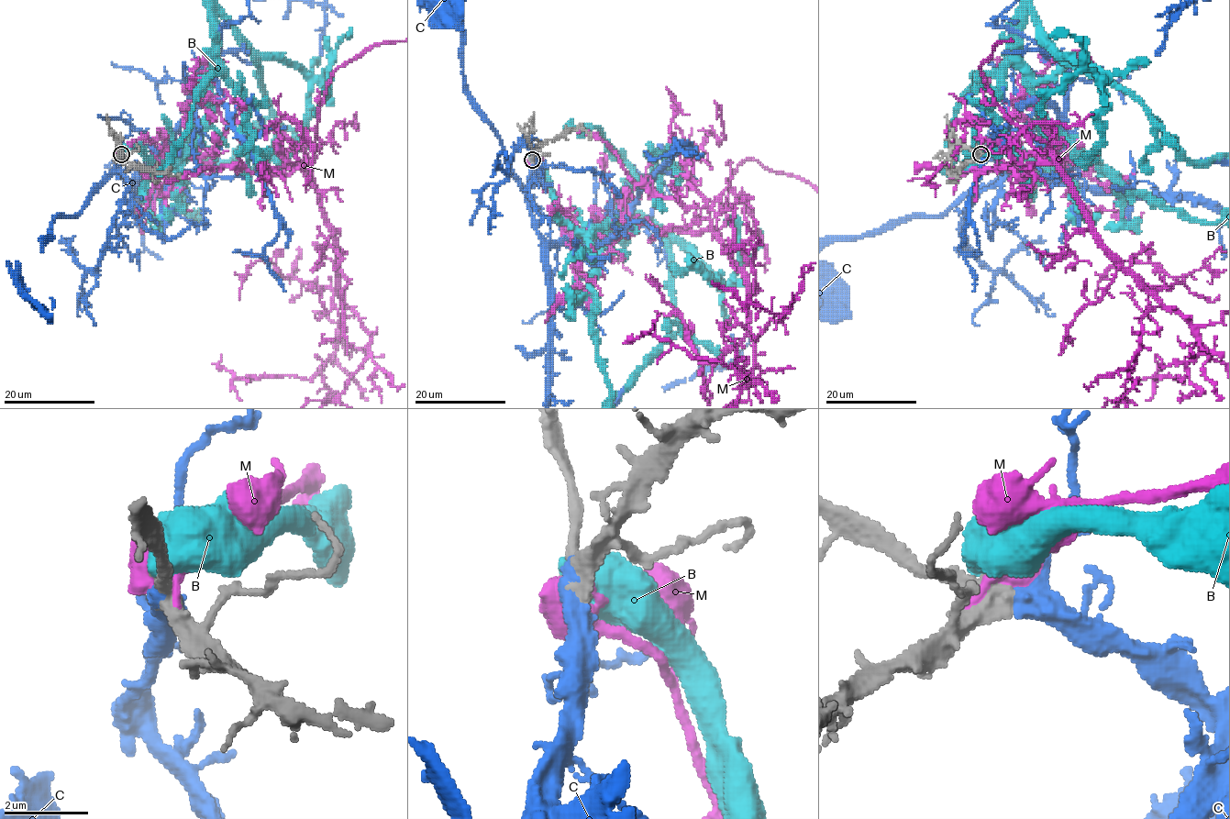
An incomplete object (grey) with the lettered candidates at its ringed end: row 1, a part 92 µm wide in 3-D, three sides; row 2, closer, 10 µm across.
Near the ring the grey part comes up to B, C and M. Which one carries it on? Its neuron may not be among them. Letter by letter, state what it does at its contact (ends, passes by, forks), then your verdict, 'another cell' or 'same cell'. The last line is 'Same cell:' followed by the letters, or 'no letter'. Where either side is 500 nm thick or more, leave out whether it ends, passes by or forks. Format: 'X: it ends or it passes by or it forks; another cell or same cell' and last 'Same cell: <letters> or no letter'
B: another cell
C: same cell
M: it ends; another cell
Same cell: C

